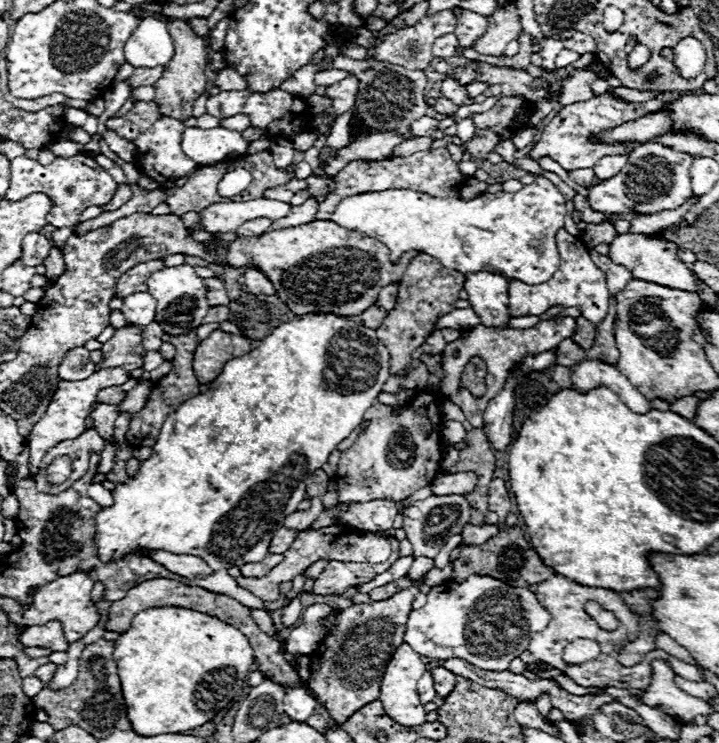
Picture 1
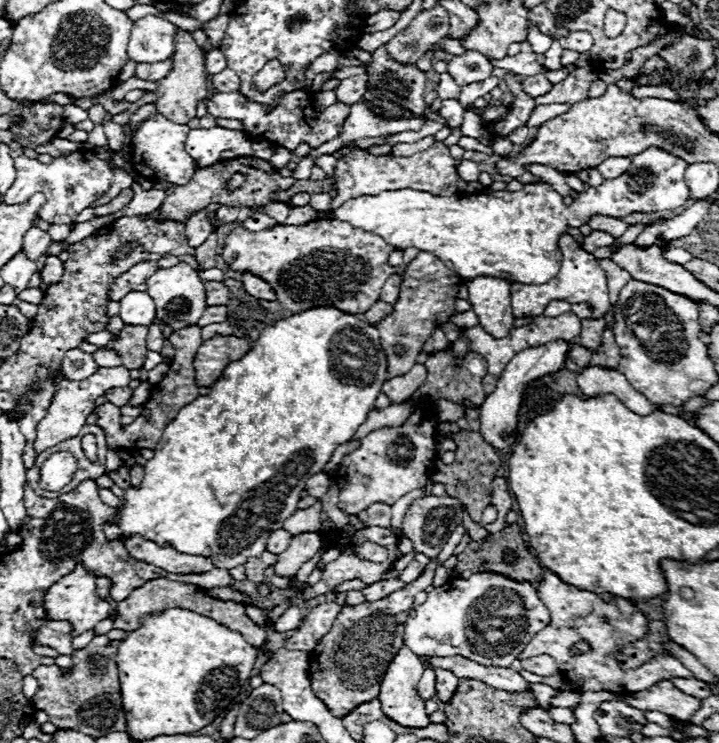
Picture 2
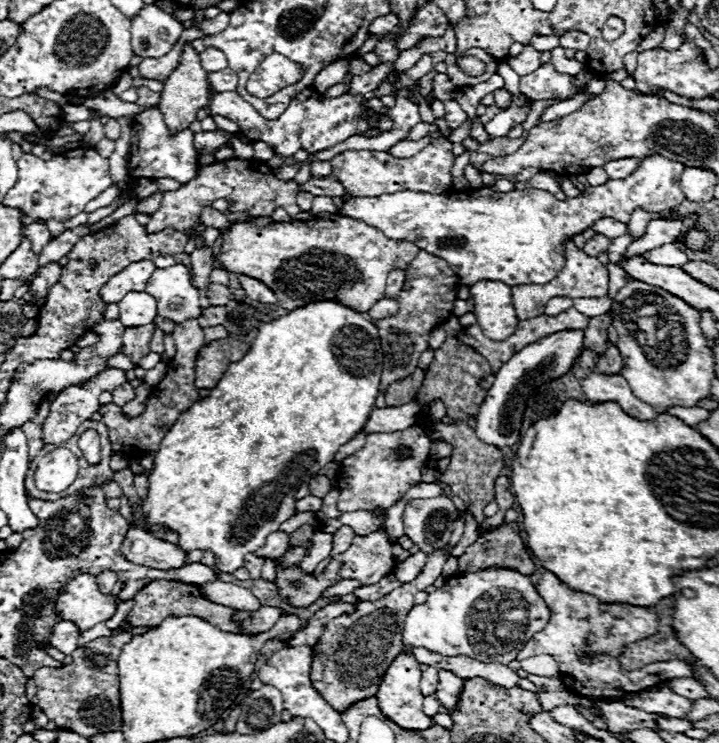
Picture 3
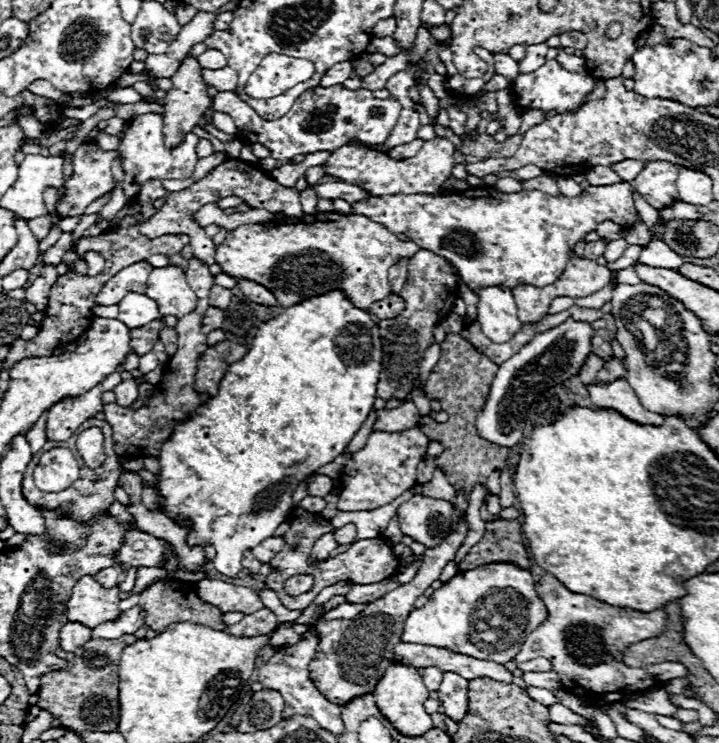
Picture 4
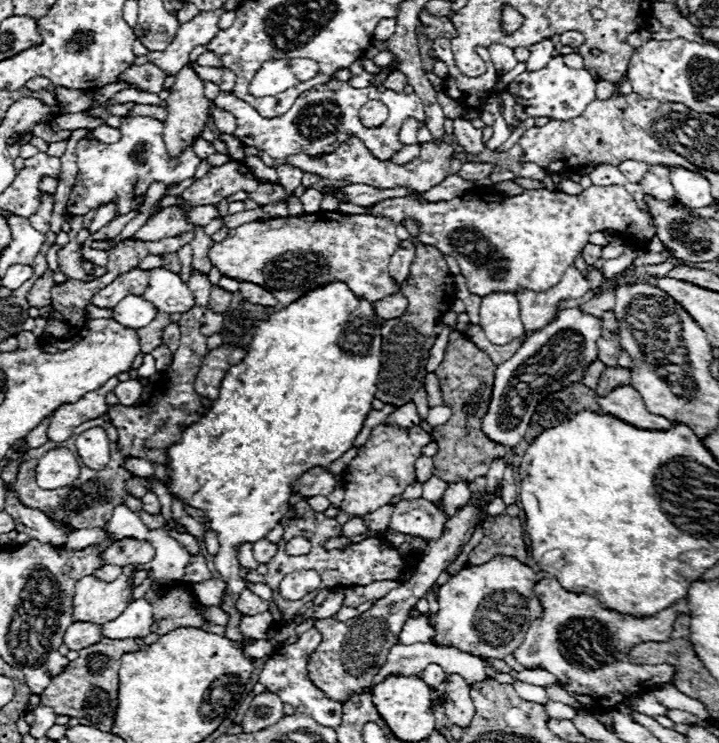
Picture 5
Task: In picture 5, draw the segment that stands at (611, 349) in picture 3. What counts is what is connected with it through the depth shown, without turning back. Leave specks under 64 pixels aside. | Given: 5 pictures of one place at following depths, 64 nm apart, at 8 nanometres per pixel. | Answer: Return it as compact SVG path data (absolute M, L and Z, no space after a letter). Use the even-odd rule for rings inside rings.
M608 366L602 372L602 378L598 380L596 392L598 394L610 392L610 388L614 388L618 384L630 384L630 370L628 368L622 368L622 366Z

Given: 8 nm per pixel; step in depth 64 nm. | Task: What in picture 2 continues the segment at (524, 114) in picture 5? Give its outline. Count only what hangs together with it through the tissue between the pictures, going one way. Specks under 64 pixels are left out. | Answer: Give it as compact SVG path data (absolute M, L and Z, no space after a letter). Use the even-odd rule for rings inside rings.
M542 74L528 76L528 78L522 82L522 90L524 90L528 96L532 96L532 98L550 92L550 88L552 88L552 84L550 84Z

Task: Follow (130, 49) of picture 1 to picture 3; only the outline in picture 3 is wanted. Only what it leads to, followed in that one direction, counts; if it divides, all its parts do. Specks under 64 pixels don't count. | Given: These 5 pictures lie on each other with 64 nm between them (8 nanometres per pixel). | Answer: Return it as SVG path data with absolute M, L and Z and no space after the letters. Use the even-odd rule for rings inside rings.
M146 4L132 20L132 52L140 58L166 56L180 34L182 26L172 14L162 12L154 4Z

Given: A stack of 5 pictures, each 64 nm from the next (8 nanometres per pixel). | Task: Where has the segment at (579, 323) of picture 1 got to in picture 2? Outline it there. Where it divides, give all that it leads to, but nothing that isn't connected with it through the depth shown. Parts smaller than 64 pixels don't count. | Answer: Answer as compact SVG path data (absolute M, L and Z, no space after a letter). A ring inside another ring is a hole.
M584 318L582 320L582 332L580 332L580 342L584 348L588 350L594 350L598 348L600 340L602 340L602 330L606 326L606 320L600 318L600 320L592 320L592 318Z

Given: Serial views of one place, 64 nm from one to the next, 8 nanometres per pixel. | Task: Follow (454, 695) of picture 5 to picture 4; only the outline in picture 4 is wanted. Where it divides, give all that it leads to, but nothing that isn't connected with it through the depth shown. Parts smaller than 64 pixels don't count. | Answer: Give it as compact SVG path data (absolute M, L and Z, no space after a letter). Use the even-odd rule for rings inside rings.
M444 672L442 676L442 684L436 692L438 700L442 702L444 714L450 716L452 720L460 720L462 714L466 714L468 710L468 696L466 696L466 688L468 682L462 676L456 676L454 672Z

